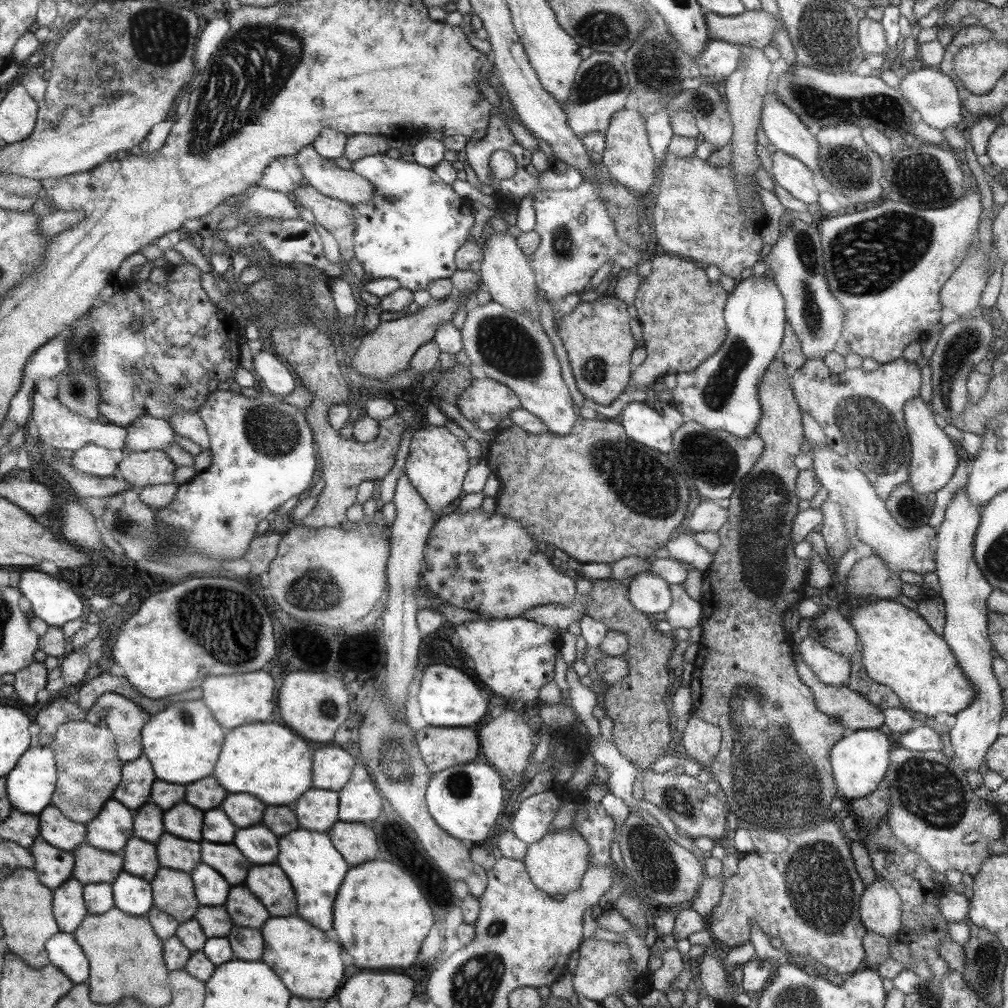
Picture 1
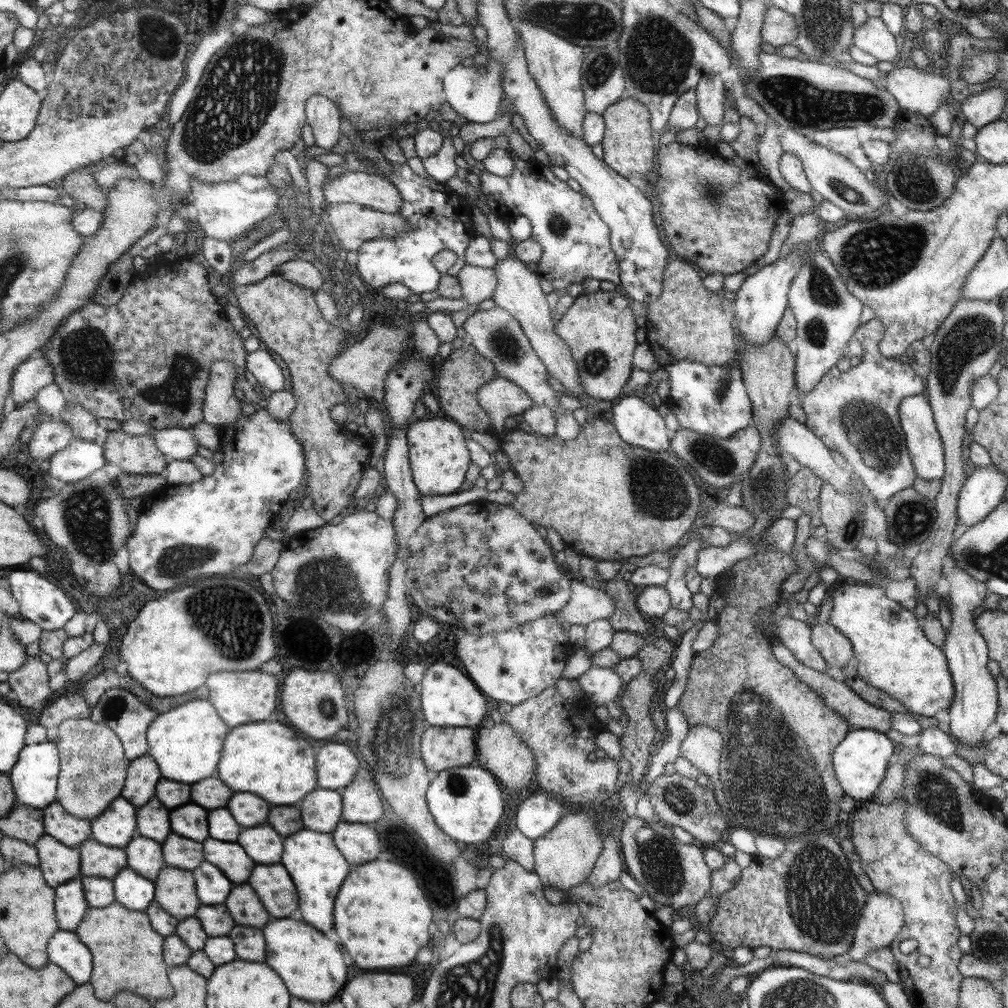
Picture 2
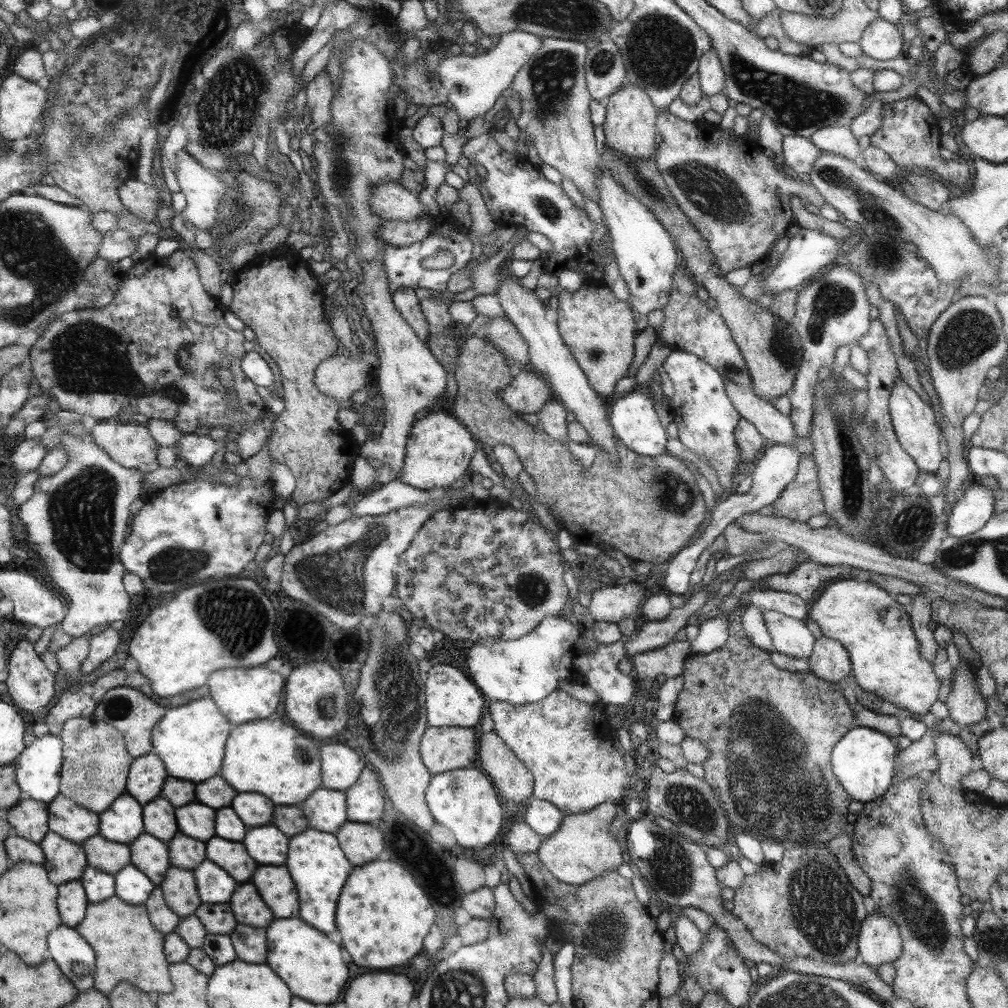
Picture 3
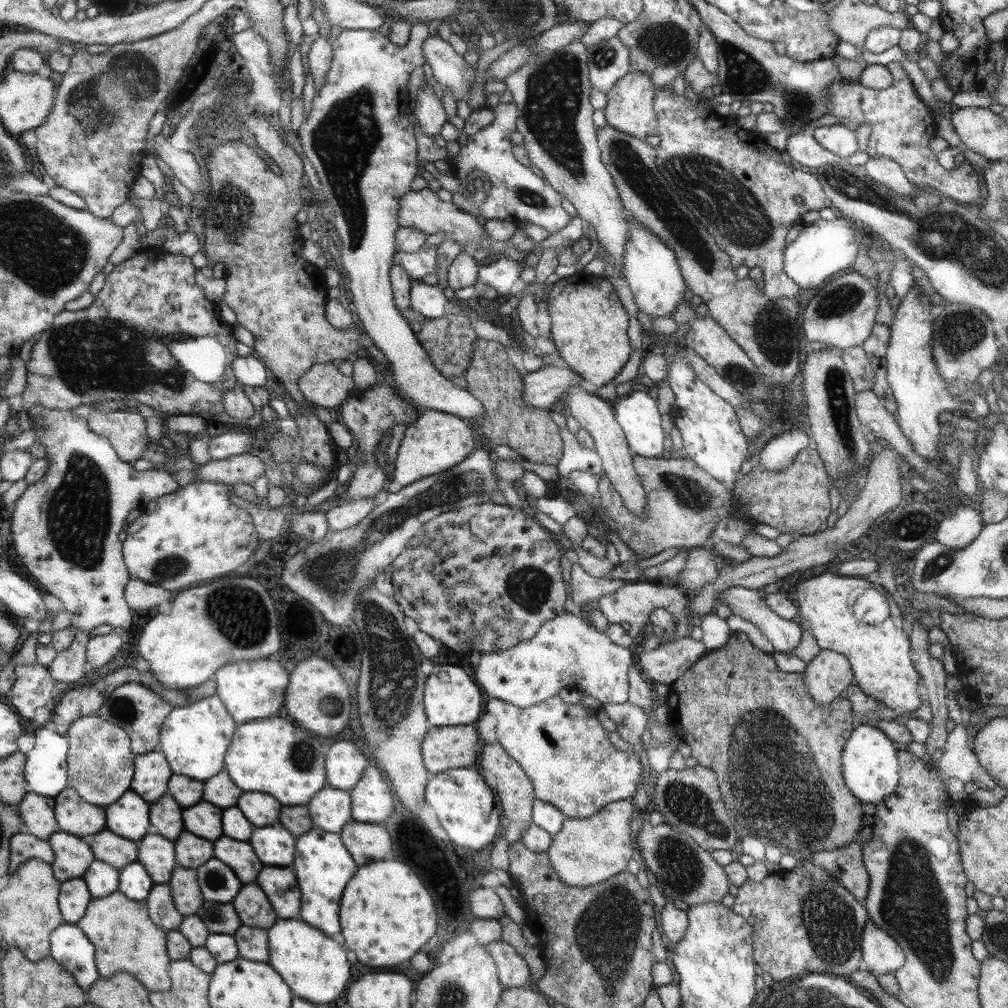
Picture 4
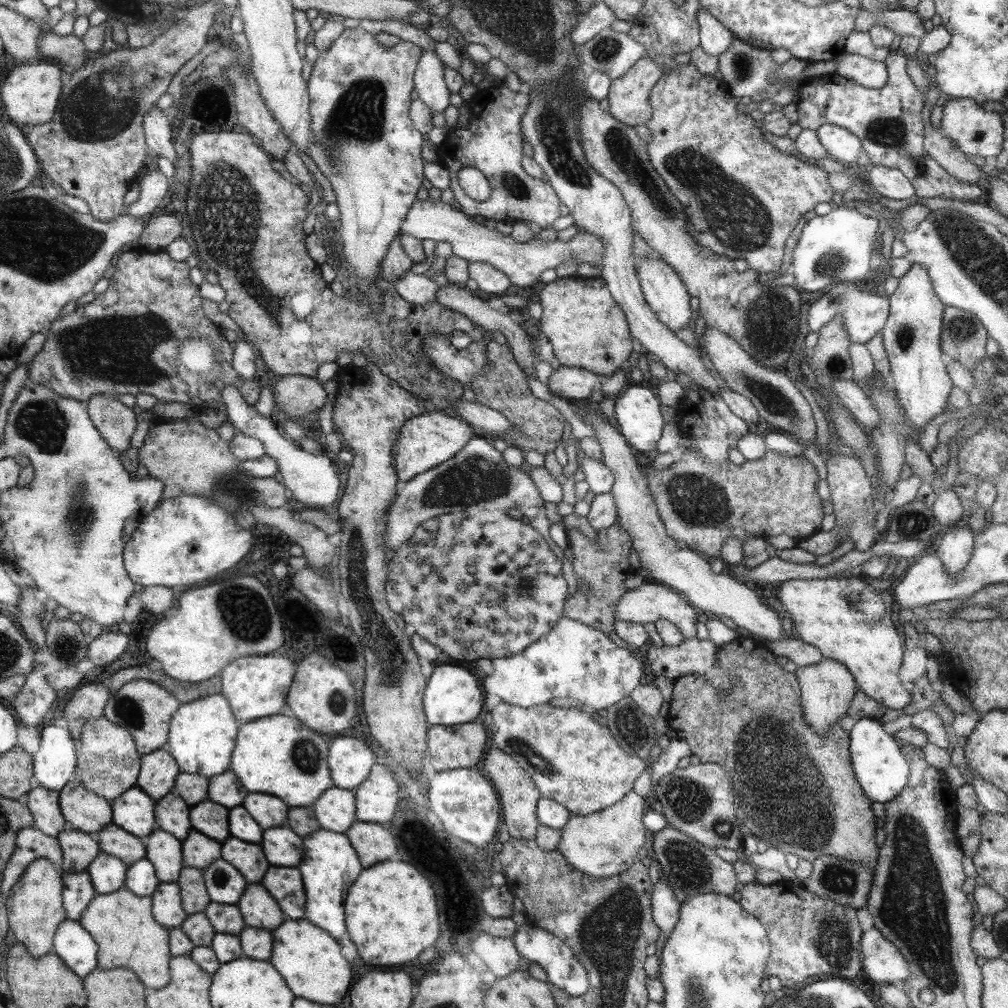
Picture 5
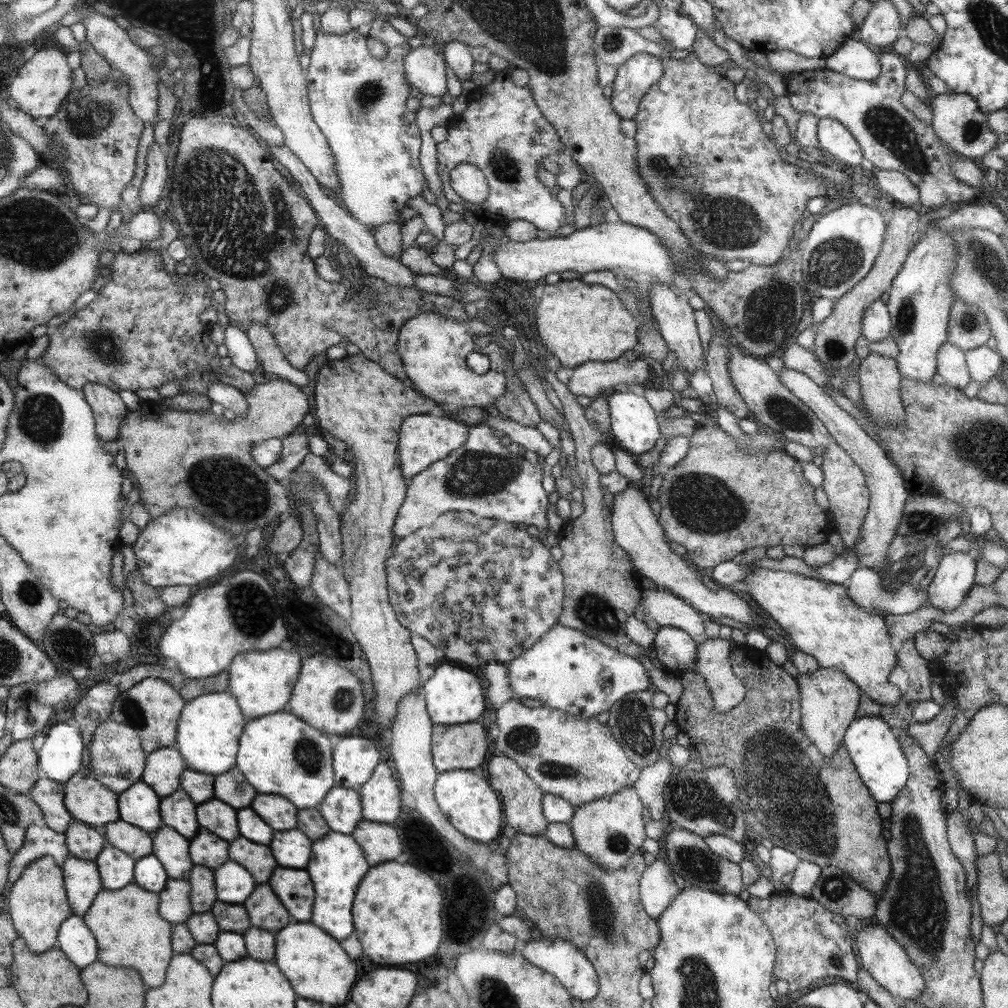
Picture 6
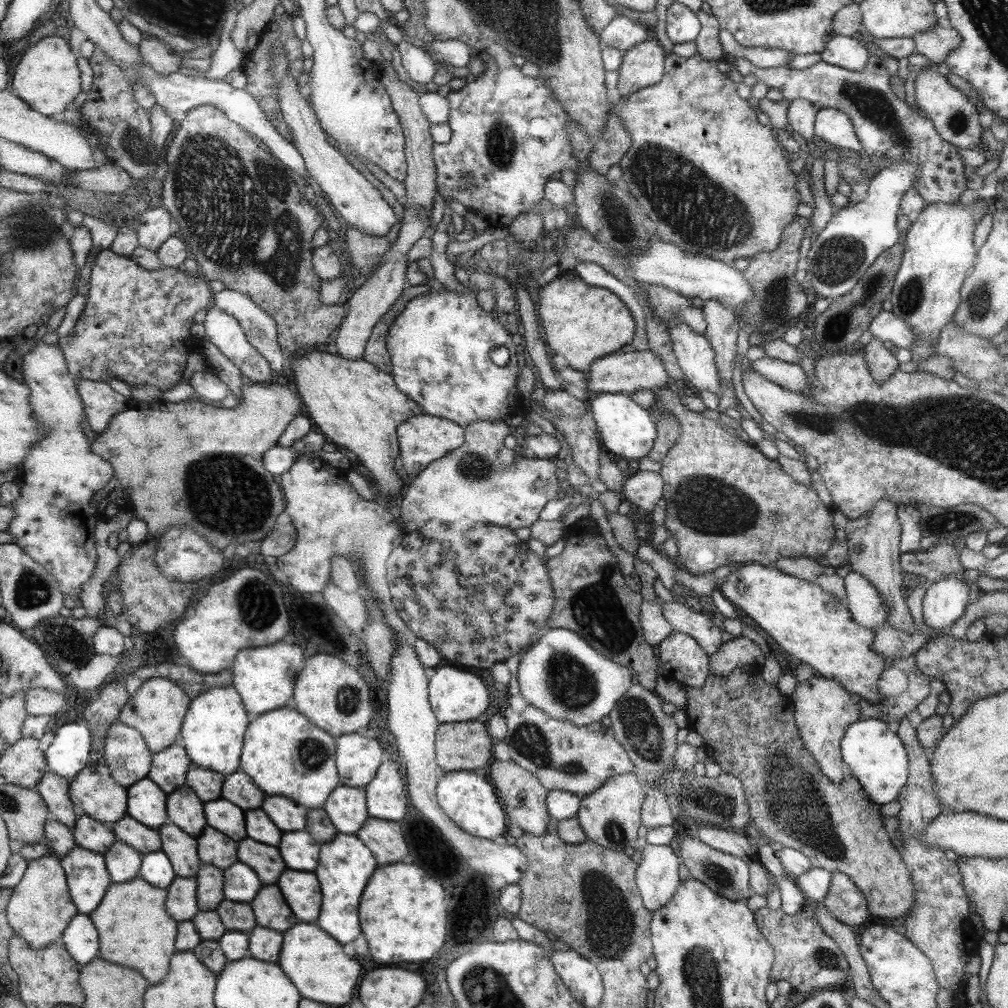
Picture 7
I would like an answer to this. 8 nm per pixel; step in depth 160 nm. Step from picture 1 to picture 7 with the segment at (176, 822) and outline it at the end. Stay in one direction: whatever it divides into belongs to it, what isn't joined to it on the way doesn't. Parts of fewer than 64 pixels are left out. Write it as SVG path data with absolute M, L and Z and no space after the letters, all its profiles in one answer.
M218 799L203 804L203 817L207 825L237 844L247 838L243 810L239 810L231 801Z

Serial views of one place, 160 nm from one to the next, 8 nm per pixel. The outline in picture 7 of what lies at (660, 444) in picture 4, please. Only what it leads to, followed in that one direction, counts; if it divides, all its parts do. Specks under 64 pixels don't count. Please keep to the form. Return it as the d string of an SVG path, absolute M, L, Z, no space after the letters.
M597 393L591 400L587 400L588 409L592 414L602 451L611 456L622 457L628 461L647 456L652 450L652 444L657 439L657 418L649 416L648 410L637 406L628 395L623 393Z

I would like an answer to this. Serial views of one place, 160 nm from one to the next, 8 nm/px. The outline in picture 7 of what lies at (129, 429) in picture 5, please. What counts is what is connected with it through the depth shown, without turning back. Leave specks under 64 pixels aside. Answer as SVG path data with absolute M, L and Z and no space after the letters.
M80 380L78 389L84 402L86 420L97 435L109 428L116 414L128 409L125 396L115 392L107 381Z

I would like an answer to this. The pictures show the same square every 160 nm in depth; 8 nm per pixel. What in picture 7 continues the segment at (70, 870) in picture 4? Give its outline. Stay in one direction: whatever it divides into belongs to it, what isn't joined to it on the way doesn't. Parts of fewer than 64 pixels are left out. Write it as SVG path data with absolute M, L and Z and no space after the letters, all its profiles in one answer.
M80 812L76 827L74 828L77 847L87 848L91 852L107 853L118 840L110 825L95 817Z

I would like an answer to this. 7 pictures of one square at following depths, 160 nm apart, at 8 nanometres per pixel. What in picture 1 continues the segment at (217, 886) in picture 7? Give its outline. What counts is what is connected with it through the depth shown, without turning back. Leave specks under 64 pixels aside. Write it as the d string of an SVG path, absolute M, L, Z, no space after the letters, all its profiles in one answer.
M160 866L153 877L152 887L156 908L179 923L193 919L201 908L196 900L195 885L185 872Z

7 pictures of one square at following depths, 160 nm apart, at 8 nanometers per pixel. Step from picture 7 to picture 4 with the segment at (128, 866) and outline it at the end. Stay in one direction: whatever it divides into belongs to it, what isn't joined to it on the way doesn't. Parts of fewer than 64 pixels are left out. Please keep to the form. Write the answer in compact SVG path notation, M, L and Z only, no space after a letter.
M96 858L84 879L88 882L92 896L103 898L120 890L120 876L119 868Z

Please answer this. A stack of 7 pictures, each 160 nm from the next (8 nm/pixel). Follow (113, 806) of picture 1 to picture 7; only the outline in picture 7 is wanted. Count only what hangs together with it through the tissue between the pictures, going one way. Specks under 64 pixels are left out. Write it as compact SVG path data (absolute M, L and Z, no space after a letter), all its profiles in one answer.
M149 778L139 780L128 789L127 815L136 821L157 830L167 820L167 794L161 792Z

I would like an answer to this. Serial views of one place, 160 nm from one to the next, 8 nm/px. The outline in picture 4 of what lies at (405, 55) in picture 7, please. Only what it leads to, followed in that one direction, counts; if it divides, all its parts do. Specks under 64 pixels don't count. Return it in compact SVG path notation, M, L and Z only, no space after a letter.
M428 83L418 92L414 104L414 120L420 124L420 130L427 136L438 134L441 125L447 120L444 105L433 94L433 88Z

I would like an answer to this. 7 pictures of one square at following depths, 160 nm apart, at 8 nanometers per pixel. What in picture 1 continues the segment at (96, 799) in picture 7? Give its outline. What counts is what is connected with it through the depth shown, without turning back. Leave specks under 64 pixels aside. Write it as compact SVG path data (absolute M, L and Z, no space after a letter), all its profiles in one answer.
M50 805L41 812L41 837L64 851L74 852L88 839L88 823L65 817L57 806Z

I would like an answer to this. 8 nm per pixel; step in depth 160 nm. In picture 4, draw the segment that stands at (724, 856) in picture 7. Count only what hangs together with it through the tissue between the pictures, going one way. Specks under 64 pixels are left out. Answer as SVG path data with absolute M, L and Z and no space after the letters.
M644 822L637 835L637 844L648 872L655 876L657 888L666 900L682 900L690 906L720 901L727 894L730 882L724 867L714 860L710 851L701 850L687 834L676 832L665 822L657 826Z

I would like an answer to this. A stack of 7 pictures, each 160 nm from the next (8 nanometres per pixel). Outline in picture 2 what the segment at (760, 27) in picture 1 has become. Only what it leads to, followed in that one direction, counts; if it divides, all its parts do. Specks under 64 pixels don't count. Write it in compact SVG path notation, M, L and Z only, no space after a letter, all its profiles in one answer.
M769 6L764 14L760 33L763 43L777 48L783 44L794 44L799 32L795 19L790 14L780 8Z

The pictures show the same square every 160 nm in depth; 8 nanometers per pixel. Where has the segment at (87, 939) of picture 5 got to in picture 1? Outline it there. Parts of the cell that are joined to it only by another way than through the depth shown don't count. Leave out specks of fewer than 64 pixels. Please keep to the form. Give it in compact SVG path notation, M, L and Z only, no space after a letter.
M59 931L46 944L51 962L73 982L83 984L89 980L92 964L74 933Z

